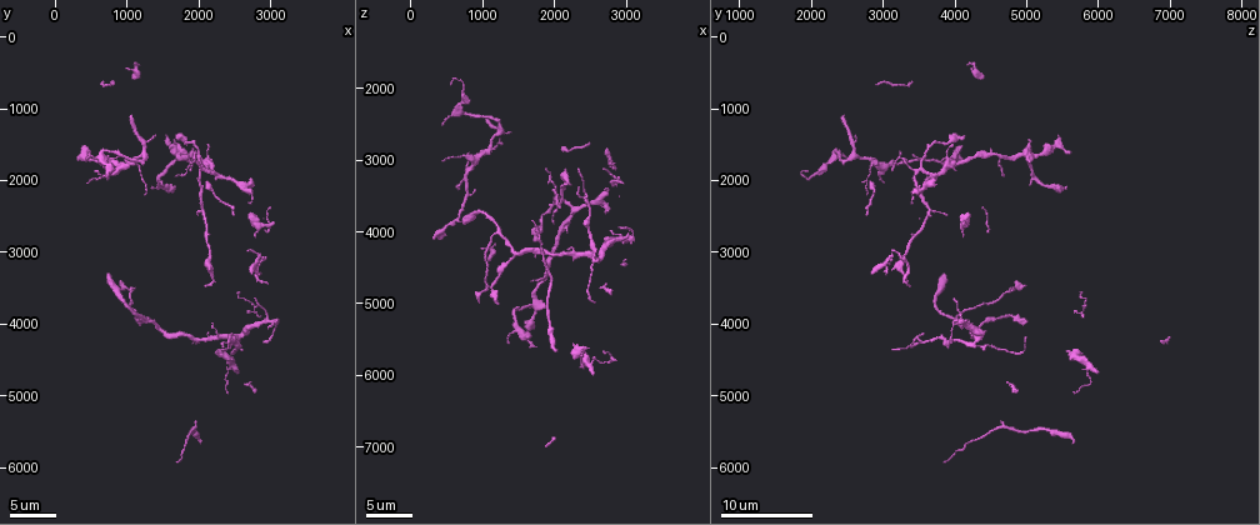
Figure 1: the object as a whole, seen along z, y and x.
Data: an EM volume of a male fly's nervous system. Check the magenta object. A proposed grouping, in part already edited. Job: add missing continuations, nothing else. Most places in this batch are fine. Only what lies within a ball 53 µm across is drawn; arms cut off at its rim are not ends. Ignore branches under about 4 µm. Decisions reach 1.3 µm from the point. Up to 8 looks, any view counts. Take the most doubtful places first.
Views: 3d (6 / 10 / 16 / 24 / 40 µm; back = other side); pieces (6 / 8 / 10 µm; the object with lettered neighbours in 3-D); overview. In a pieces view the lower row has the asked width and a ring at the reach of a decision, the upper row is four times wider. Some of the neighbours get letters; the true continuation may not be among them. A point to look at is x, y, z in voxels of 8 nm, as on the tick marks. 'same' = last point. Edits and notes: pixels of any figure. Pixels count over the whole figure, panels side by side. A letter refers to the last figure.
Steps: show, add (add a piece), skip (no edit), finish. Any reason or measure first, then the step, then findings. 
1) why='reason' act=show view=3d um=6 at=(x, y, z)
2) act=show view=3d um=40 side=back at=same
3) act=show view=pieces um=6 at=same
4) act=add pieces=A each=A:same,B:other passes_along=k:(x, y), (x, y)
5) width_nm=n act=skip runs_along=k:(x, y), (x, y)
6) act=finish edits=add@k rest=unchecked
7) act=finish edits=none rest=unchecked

why='free end' act=show view=3d um=6 at=(400, 1500, 4100)

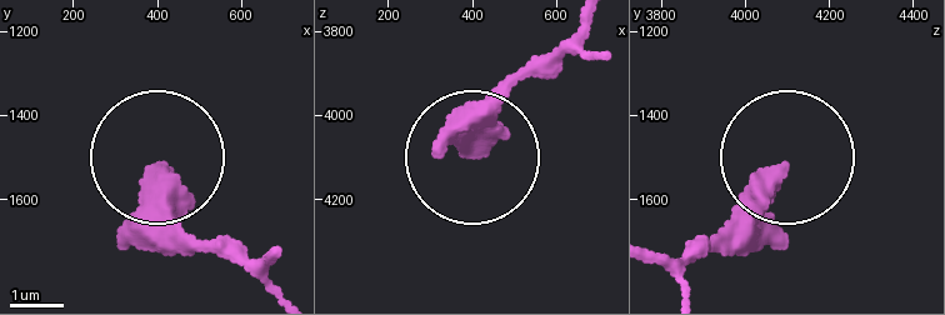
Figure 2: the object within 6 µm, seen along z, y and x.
act=show view=pieces um=8 at=(405, 1535, 4080)

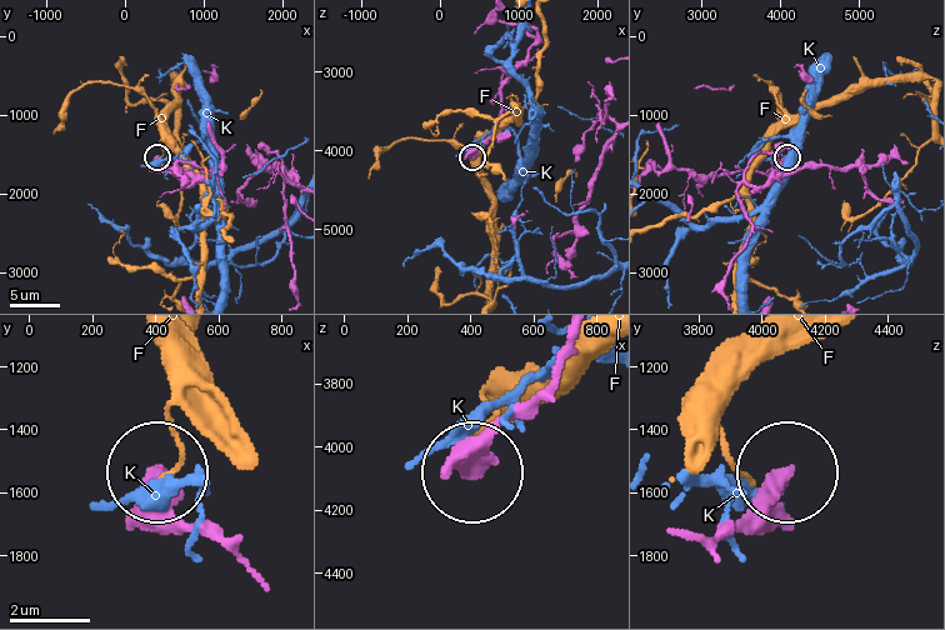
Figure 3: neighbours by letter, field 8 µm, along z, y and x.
width_nm=430 act=skip each=F:other,K:other found='none of them fits'

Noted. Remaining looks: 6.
why='free end' act=show view=pieces um=10 at=(750, 3350, 3850)

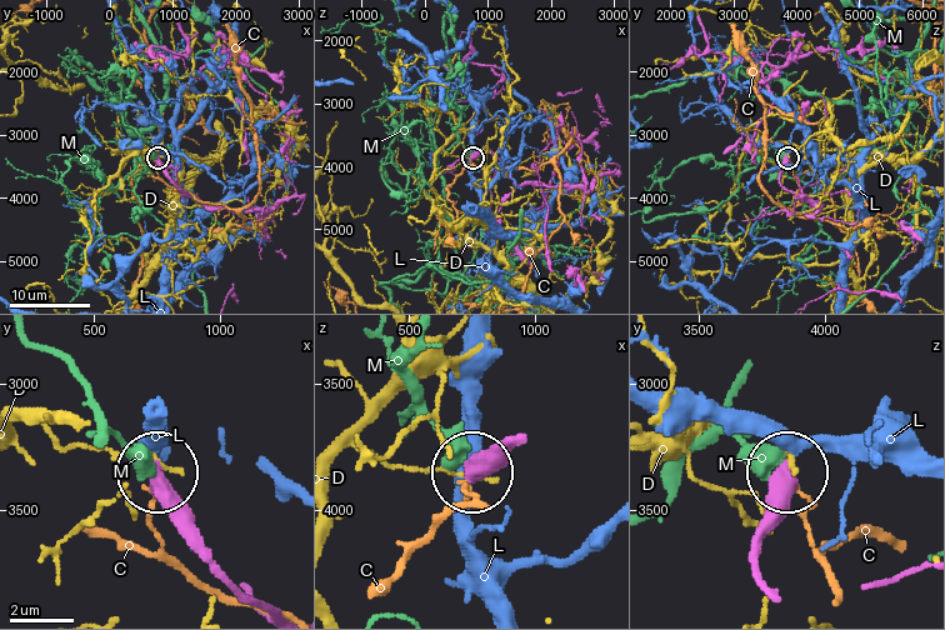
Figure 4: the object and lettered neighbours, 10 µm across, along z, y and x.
act=skip each=C:other,D:other,L:other,M:other runs_along=4:(261, 609), (221, 571), (159, 476) found='none of them fits'

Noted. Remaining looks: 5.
act=show view=pieces um=10 at=(1750, 1400, 4150)

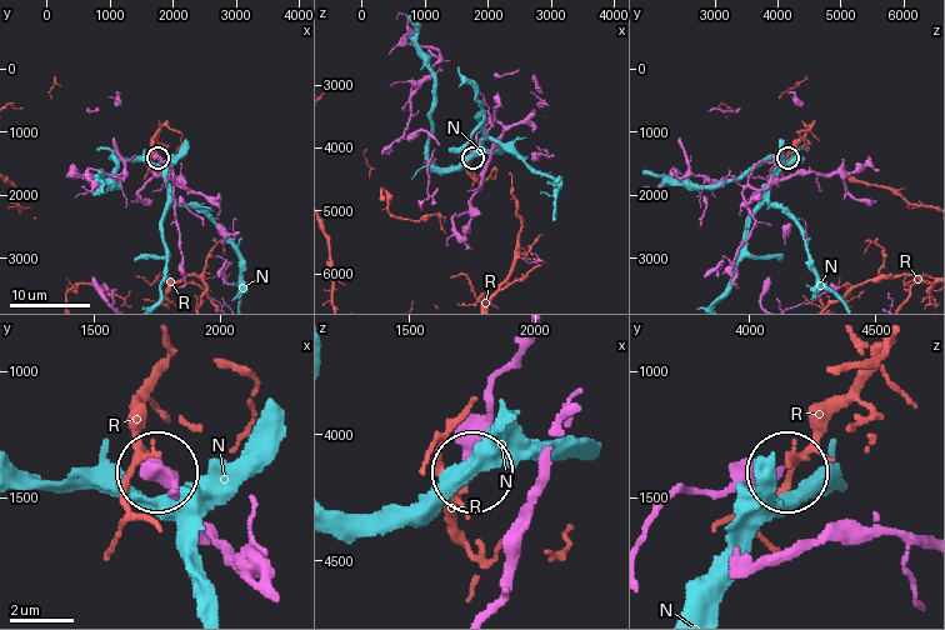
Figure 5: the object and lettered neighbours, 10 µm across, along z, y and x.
width_nm=370 act=skip each=N:other,R:other found='none of them fits'

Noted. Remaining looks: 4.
act=show view=3d um=10 at=(950, 3500, 5000)

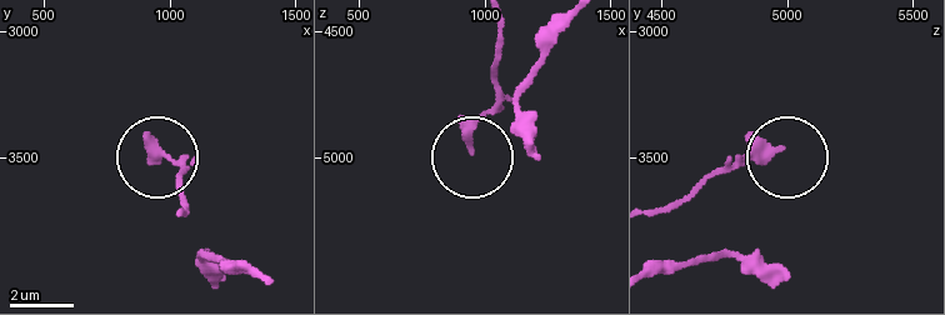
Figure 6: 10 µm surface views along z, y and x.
why='see the neighbours' act=show view=pieces um=10 at=(940, 3480, 4970)

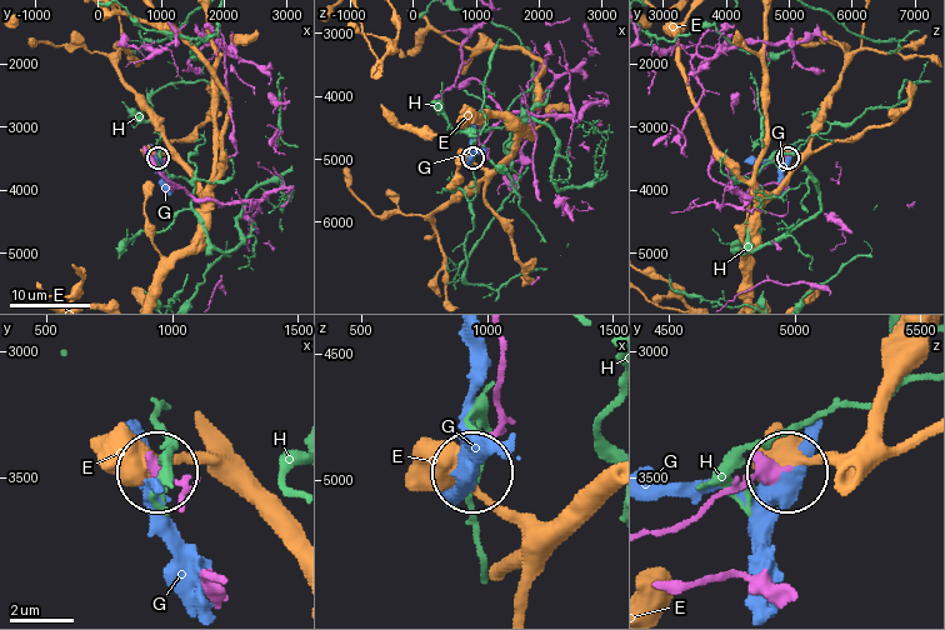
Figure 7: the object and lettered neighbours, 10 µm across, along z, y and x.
act=skip each=E:other,G:other,H:other found='no lettered piece goes on from it'

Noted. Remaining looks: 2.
act=finish edits=none rest=unchecked

